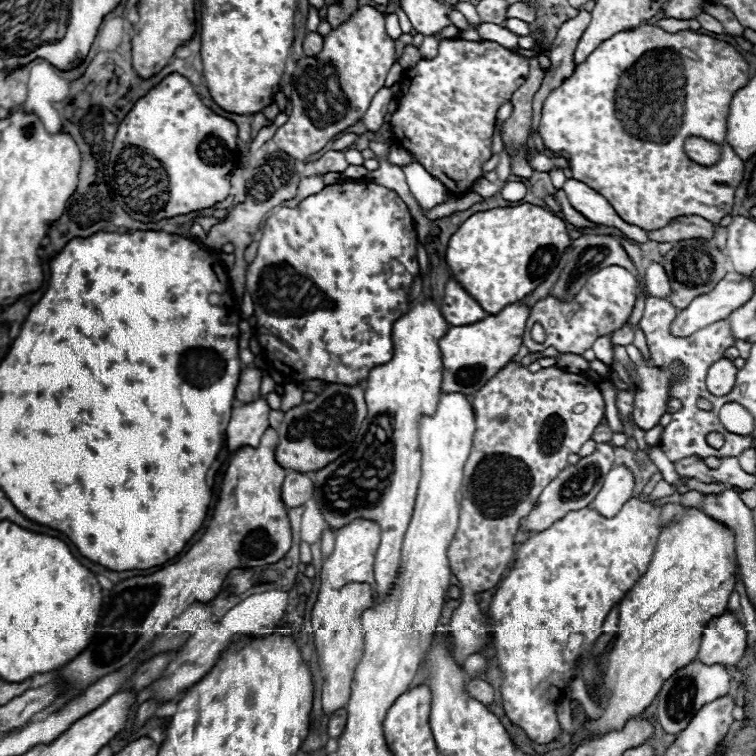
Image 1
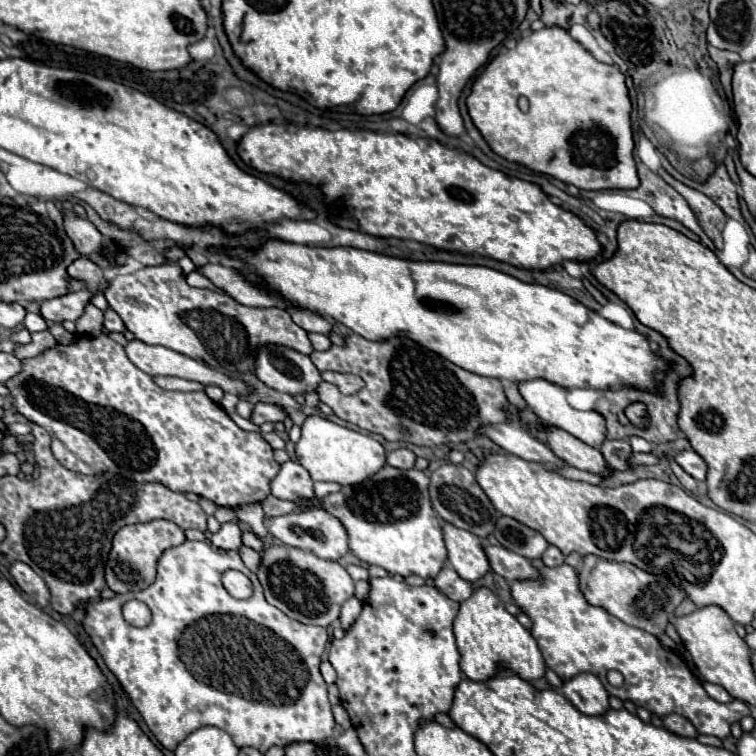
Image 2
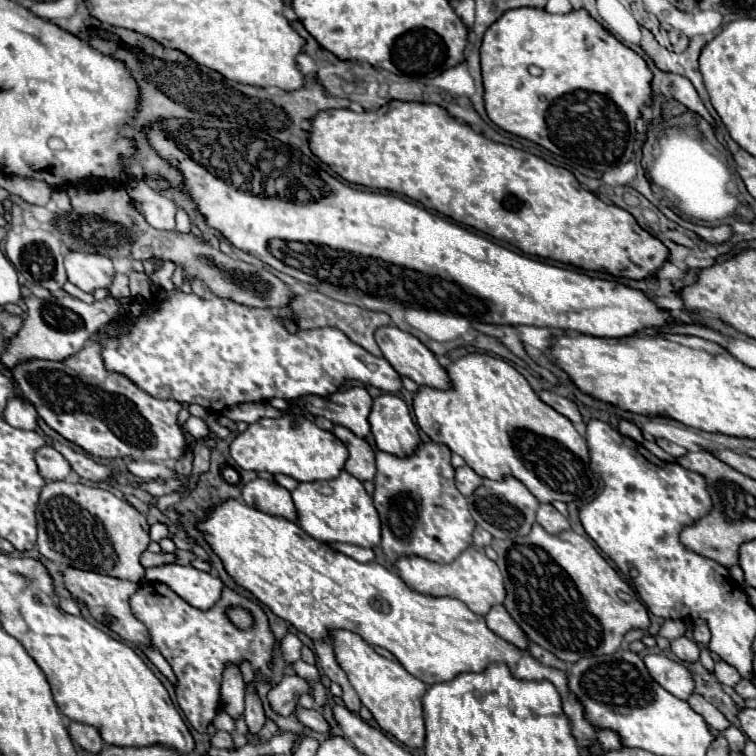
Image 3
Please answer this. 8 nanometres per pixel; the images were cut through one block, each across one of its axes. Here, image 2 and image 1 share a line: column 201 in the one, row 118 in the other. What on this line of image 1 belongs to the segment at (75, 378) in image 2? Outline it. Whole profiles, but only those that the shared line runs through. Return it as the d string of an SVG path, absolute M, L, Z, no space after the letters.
M440 40L440 46L438 46L438 56L432 58L432 60L426 60L422 58L414 68L408 68L402 72L402 78L400 78L400 96L398 96L398 108L396 112L392 114L392 120L390 120L390 128L392 128L392 138L398 146L402 146L404 150L408 150L416 162L420 162L424 166L424 170L428 174L432 174L436 180L440 180L452 194L464 194L470 190L470 186L482 176L482 164L492 156L492 136L494 136L494 130L496 130L496 112L498 108L510 100L510 96L524 84L524 80L528 78L528 58L526 56L520 56L496 42L490 42L490 40L482 40L482 42L468 42L468 40Z

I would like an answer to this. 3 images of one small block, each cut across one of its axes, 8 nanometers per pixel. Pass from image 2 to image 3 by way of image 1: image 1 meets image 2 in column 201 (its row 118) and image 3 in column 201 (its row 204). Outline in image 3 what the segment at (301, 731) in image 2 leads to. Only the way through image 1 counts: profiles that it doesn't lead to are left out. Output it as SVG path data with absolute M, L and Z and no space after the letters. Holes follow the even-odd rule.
M148 582L138 588L138 592L130 598L132 612L136 614L140 622L148 626L152 644L160 650L160 654L172 666L178 678L178 686L176 686L178 706L182 708L184 716L188 718L188 722L192 724L196 732L206 732L208 724L216 716L216 708L220 706L218 690L222 682L222 672L228 662L240 664L246 658L260 678L264 680L270 678L268 664L270 664L270 656L274 648L274 636L270 632L268 618L256 602L232 592L230 588L222 590L222 598L208 612L192 608L164 584L152 584L150 590L154 592L152 596L148 596ZM230 606L246 608L252 614L254 618L252 630L238 630L230 622L228 618Z

